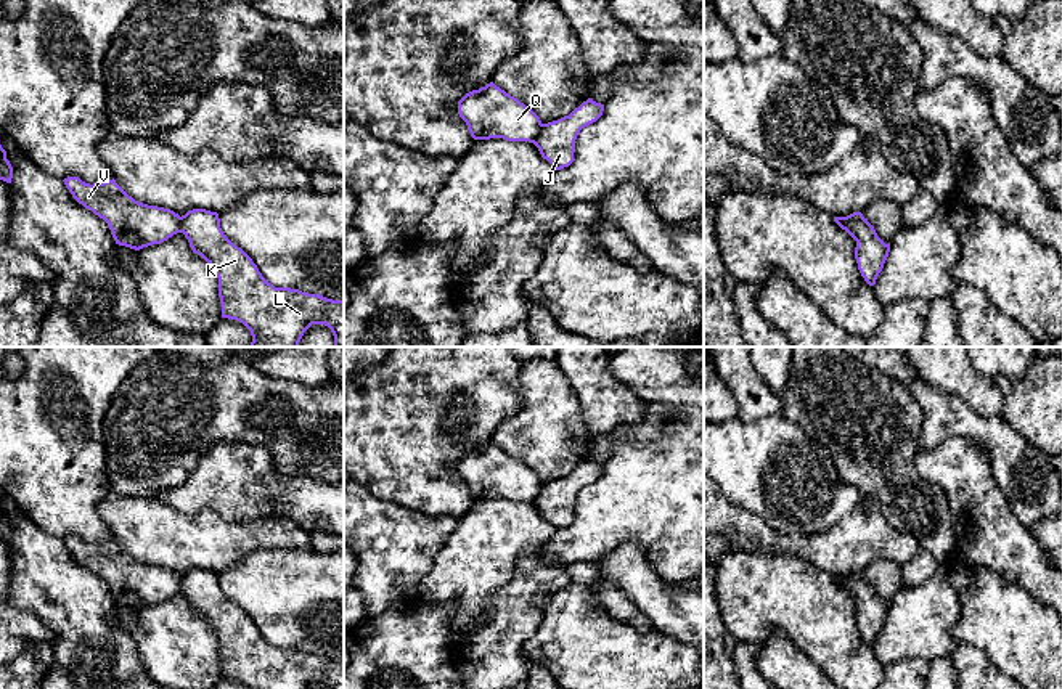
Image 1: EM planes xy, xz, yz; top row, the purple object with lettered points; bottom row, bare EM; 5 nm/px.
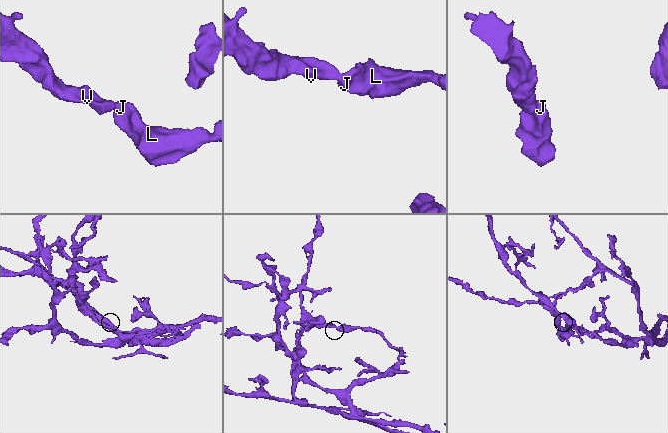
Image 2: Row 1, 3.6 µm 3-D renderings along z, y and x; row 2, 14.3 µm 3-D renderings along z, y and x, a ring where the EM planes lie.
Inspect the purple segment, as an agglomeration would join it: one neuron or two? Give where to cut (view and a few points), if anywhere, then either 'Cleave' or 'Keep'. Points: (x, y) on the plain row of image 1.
Split along xz (543, 484), (532, 501). Cleave

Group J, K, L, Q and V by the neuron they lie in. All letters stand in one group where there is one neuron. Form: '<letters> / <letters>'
J K L / Q V

